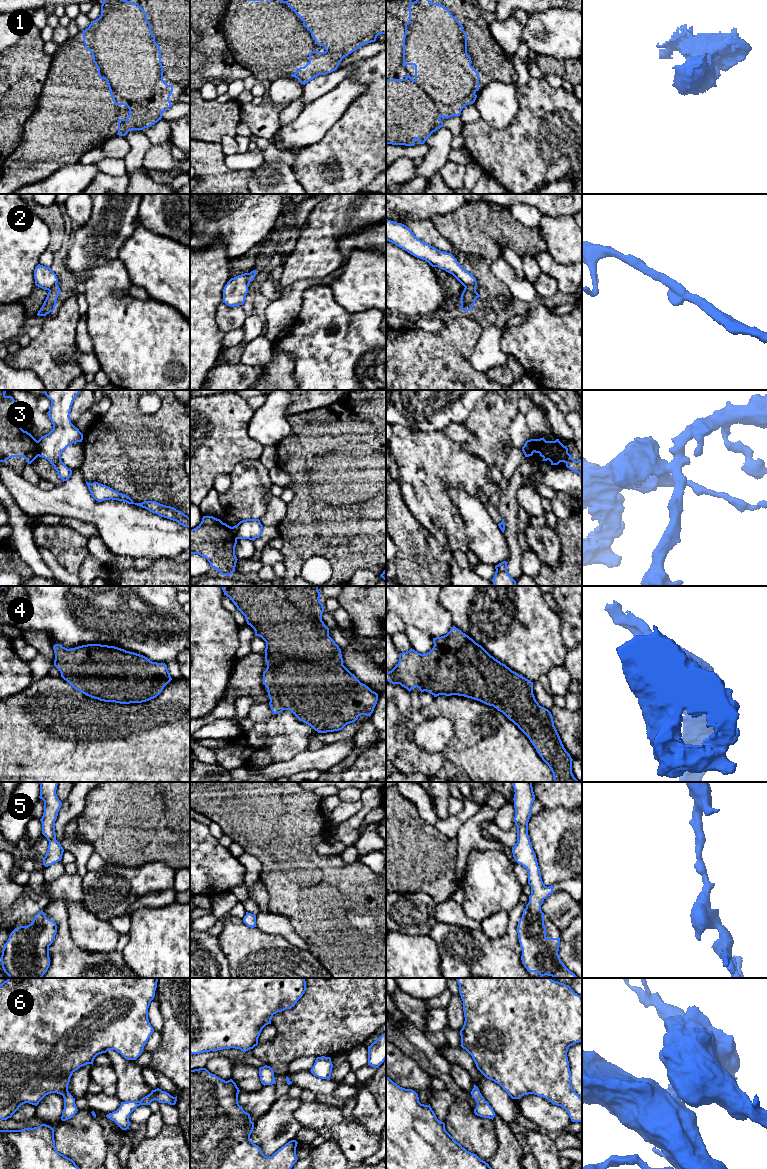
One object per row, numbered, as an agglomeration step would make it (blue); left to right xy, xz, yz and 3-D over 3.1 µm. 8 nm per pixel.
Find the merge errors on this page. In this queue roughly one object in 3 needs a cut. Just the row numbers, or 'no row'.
2, 3

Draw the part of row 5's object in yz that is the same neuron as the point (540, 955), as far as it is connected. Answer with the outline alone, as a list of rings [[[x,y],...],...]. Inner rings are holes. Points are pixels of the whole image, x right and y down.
[[[512,782],[514,788],[515,825],[517,843],[512,847],[515,861],[526,868],[531,895],[521,919],[517,933],[522,950],[522,964],[528,972],[555,978],[578,978],[561,961],[558,951],[560,938],[547,938],[544,925],[543,901],[553,893],[554,887],[546,886],[541,878],[536,854],[528,835],[528,822],[535,800],[532,782]]]

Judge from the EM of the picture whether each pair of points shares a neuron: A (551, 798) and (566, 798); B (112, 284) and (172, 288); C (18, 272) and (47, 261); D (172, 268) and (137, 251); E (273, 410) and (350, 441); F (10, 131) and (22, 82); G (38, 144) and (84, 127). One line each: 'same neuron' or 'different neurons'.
A: same neuron
B: different neurons
C: different neurons
D: same neuron
E: different neurons
F: same neuron
G: same neuron

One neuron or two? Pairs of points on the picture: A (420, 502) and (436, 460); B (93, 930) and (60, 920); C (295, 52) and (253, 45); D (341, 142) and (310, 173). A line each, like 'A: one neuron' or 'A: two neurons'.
A: one neuron
B: two neurons
C: one neuron
D: one neuron

